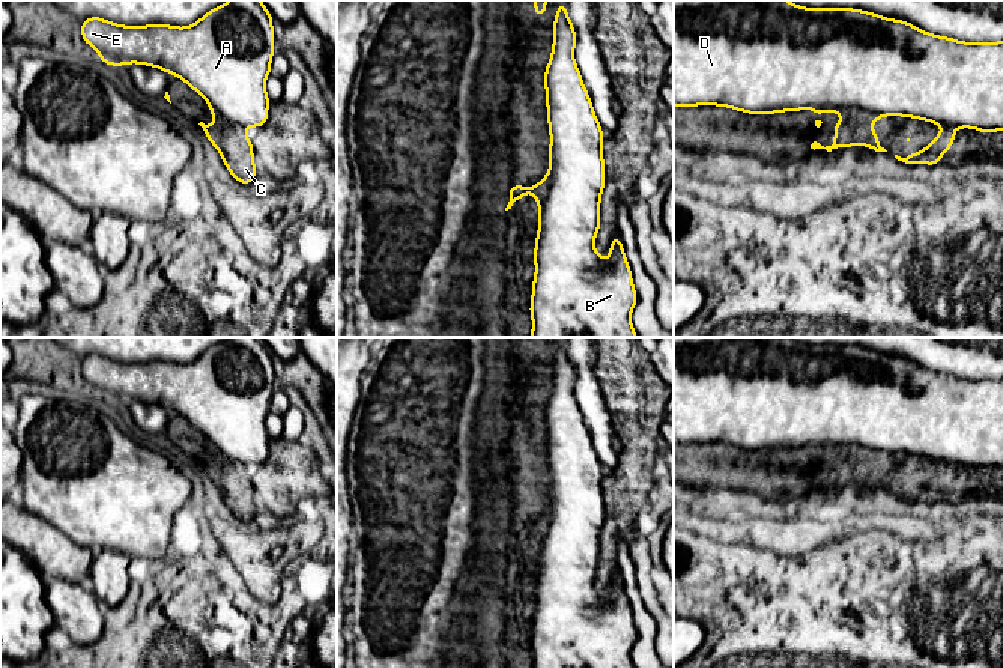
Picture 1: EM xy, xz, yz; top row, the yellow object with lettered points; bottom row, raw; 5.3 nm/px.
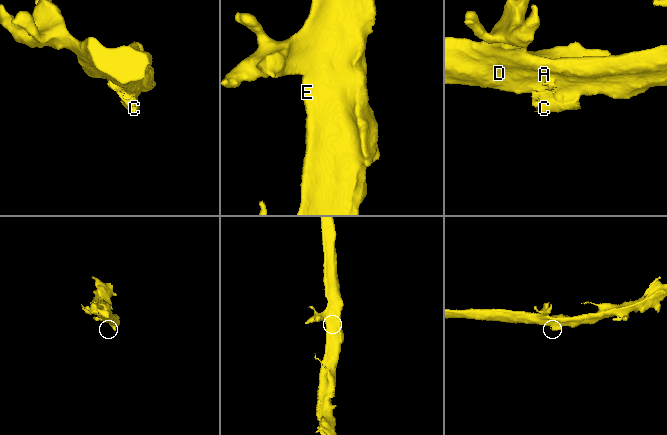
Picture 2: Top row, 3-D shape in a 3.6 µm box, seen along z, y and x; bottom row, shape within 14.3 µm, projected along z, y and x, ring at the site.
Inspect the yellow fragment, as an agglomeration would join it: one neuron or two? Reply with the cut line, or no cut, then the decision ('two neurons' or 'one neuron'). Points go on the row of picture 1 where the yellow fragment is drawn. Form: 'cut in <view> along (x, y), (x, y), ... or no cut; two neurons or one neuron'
cut in yz along (812, 107), (859, 107), (883, 115); two neurons

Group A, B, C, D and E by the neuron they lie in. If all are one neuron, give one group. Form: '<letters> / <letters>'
A B D E / C

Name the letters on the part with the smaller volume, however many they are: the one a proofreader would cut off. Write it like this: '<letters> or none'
C

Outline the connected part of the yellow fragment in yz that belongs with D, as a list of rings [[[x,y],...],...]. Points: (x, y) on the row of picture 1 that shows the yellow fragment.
[[[674,0],[674,107],[720,105],[750,114],[798,111],[805,108],[860,108],[872,114],[905,116],[950,128],[973,128],[991,134],[1003,131],[1003,41],[962,42],[932,35],[904,21],[862,9],[801,8],[785,0]]]

